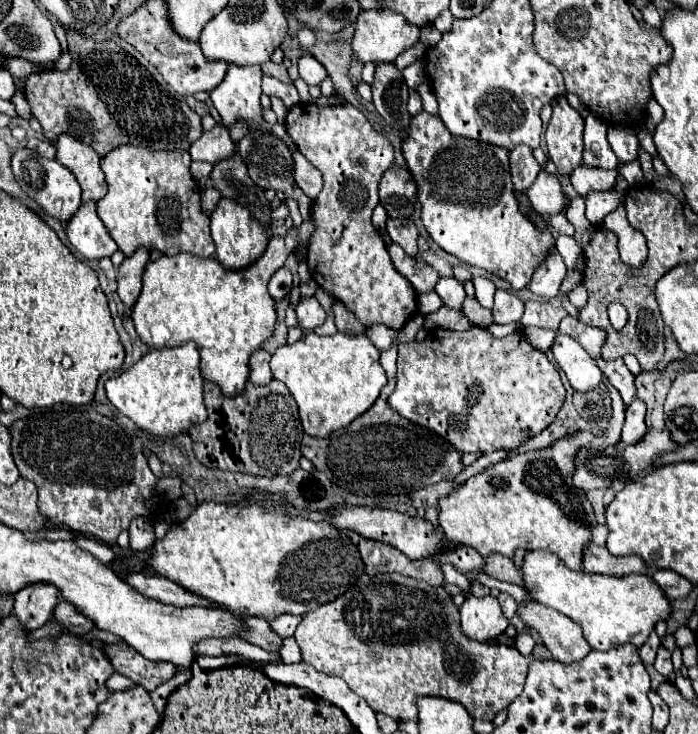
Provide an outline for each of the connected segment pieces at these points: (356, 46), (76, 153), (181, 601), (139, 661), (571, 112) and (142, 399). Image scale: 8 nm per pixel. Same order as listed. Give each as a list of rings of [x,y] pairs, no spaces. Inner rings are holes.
[[[363,9],[355,23],[353,51],[363,63],[367,63],[367,61],[387,63],[387,61],[395,61],[399,53],[413,47],[417,41],[419,41],[419,29],[415,25],[411,25],[407,19],[403,19],[401,13],[395,13],[389,9],[379,9],[379,11]]]
[[[61,135],[55,141],[57,155],[55,159],[73,171],[81,189],[83,189],[83,203],[85,201],[99,201],[103,193],[107,193],[107,183],[101,171],[101,157],[89,145],[75,141],[71,135]]]
[[[133,573],[127,577],[127,583],[143,593],[145,597],[163,601],[167,605],[215,605],[213,601],[207,601],[205,597],[195,597],[195,593],[187,593],[185,589],[179,589],[173,581],[167,581],[167,577],[159,575],[147,575],[147,573]]]
[[[103,643],[103,653],[111,659],[113,669],[119,675],[129,677],[137,685],[143,685],[147,691],[153,691],[163,681],[177,673],[177,667],[167,661],[147,661],[141,653],[135,653],[127,643],[107,645]]]
[[[555,97],[551,101],[553,117],[547,125],[549,157],[559,173],[569,175],[579,163],[583,153],[583,117],[567,103],[567,97]]]
[[[185,341],[185,345],[171,349],[151,349],[151,353],[145,353],[127,371],[107,379],[105,391],[109,401],[125,417],[129,417],[137,427],[159,437],[173,437],[187,431],[193,423],[203,423],[207,419],[199,349],[193,341]]]

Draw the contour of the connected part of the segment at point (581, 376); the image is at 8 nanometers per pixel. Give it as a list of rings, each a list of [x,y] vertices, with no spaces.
[[[557,335],[553,347],[553,357],[557,367],[567,375],[571,387],[575,391],[589,391],[603,381],[603,373],[597,369],[595,359],[569,335]]]

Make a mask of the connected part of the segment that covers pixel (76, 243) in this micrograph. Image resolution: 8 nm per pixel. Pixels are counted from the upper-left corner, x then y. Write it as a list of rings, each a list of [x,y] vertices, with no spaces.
[[[95,203],[81,205],[79,213],[75,213],[75,217],[71,217],[71,221],[67,221],[65,231],[67,231],[71,245],[85,259],[111,257],[117,251],[113,237],[109,237],[103,221],[97,215]]]

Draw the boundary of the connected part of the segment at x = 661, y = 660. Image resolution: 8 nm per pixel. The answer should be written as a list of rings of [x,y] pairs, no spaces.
[[[661,645],[659,651],[657,651],[657,657],[655,657],[655,663],[653,667],[661,673],[661,675],[671,675],[673,673],[673,663],[671,663],[671,653]]]

